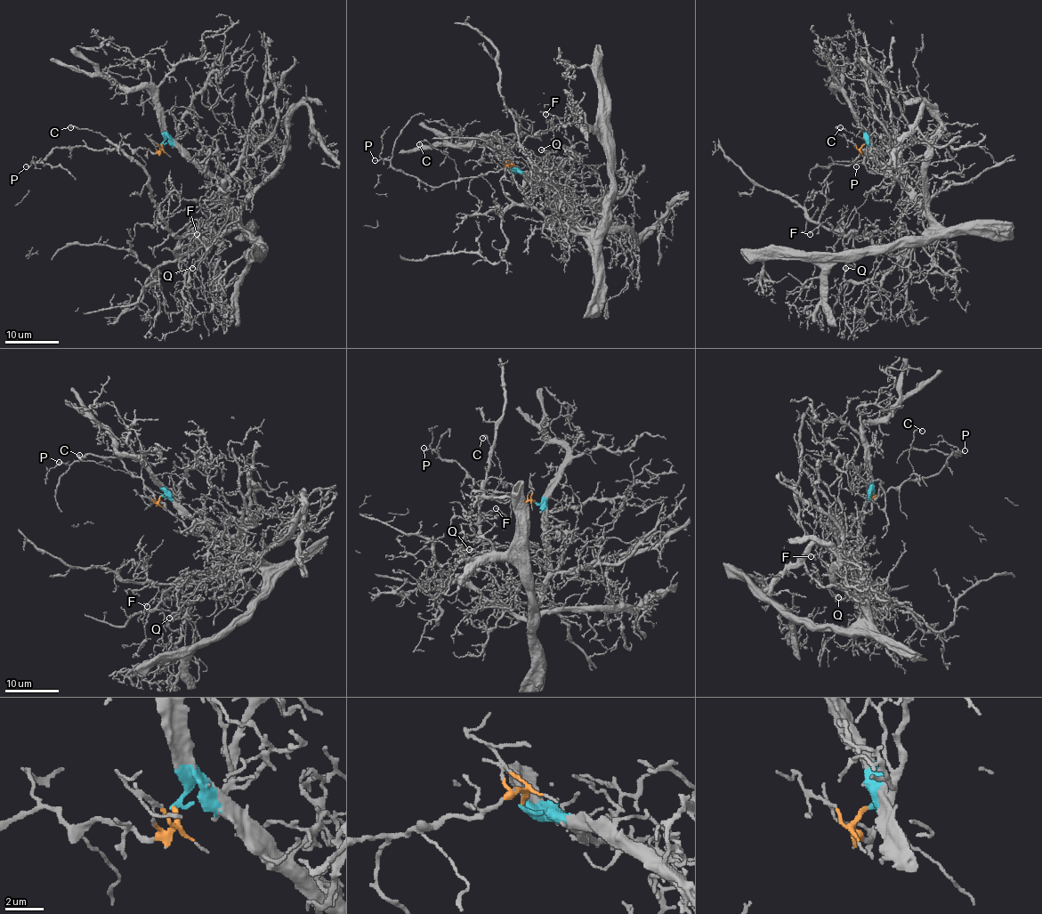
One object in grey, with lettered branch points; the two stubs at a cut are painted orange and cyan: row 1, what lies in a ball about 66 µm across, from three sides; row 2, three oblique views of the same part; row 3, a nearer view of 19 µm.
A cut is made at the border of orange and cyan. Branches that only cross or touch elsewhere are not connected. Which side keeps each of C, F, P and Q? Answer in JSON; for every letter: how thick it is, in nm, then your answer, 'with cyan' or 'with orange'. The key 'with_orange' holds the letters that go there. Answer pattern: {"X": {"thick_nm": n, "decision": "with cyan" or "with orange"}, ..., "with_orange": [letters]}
{"C": {"thick_nm": 150, "decision": "with orange"}, "F": {"thick_nm": 130, "decision": "with cyan"}, "P": {"thick_nm": 110, "decision": "with orange"}, "Q": {"thick_nm": 170, "decision": "with cyan"}, "with_orange": ["C", "P"]}

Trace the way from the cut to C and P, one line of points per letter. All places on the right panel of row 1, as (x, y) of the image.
C: (864, 143), (861, 149), (864, 153), (873, 145), (873, 148), (836, 126), (841, 127)
P: (864, 143), (864, 153), (873, 145), (877, 150), (883, 148), (869, 148), (855, 166)

